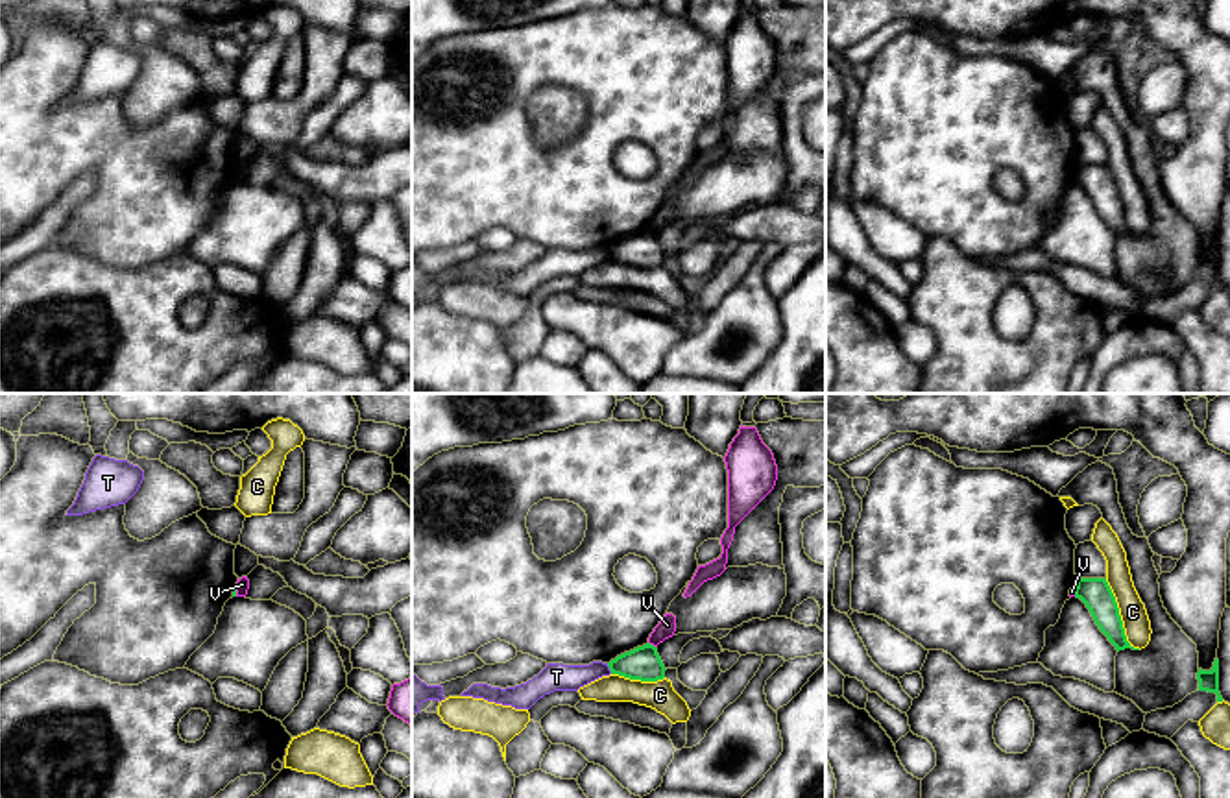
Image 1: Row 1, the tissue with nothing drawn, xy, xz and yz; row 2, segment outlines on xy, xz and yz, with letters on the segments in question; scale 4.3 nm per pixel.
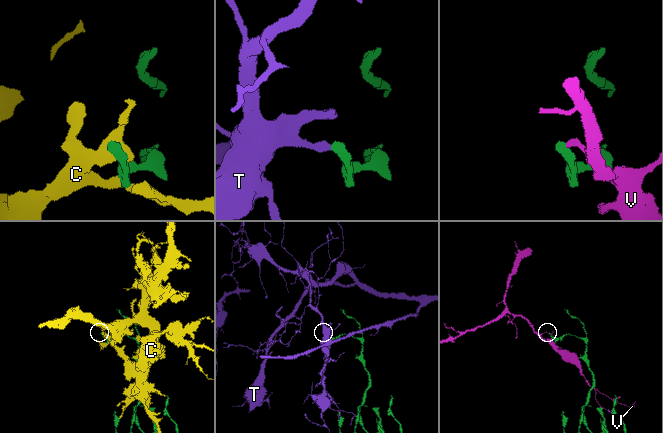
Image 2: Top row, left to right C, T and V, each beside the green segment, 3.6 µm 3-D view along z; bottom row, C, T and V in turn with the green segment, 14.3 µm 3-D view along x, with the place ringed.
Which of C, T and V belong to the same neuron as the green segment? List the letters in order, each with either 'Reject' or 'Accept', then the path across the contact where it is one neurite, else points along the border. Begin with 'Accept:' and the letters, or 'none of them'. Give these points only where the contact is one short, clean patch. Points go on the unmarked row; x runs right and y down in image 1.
Accept: none of them
C: Reject
T: Reject. Boundary: xz (606, 250), (612, 259)
V: Reject. Boundary: xz (649, 228), (654, 233)

